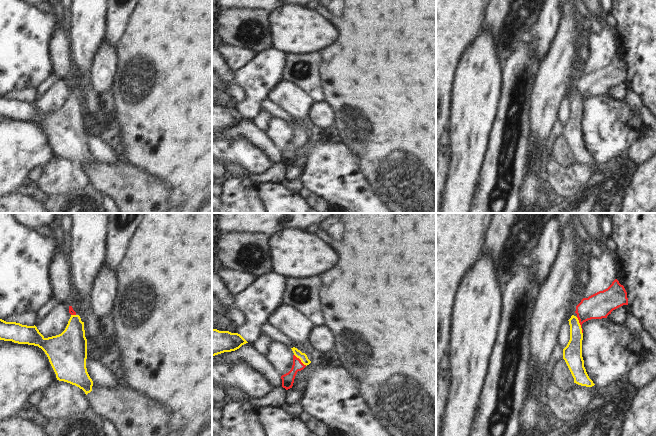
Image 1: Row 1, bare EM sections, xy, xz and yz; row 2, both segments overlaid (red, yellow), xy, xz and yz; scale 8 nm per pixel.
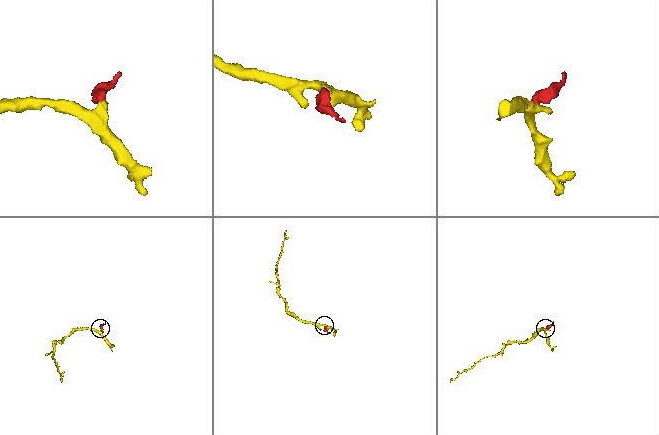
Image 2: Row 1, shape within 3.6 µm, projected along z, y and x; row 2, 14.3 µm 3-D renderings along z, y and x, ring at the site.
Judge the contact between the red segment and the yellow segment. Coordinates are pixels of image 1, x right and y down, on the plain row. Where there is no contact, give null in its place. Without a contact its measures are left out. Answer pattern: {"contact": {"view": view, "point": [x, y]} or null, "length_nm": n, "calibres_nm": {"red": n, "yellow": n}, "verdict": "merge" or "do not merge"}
{"contact": {"view": "yz", "point": [580, 100]}, "length_nm": 140, "calibres_nm": {"red": 200, "yellow": 160}, "verdict": "merge"}

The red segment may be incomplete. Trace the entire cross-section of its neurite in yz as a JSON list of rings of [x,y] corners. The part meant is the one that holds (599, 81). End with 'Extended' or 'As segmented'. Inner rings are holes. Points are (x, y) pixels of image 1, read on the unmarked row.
[[[615,55],[607,65],[599,67],[588,74],[583,74],[576,82],[575,89],[577,91],[572,91],[568,96],[570,116],[563,125],[563,135],[574,154],[574,159],[586,163],[595,161],[584,143],[582,100],[591,95],[607,94],[613,86],[623,81],[628,81],[627,68],[624,62]]]. Extended

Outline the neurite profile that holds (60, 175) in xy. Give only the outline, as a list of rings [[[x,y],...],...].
[[[56,155],[44,165],[37,182],[40,189],[49,195],[73,195],[89,182],[89,177],[82,165]]]

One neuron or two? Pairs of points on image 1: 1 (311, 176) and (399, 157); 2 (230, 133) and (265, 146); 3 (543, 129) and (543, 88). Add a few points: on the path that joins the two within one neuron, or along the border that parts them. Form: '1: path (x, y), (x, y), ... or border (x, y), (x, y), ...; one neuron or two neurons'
1: border (347, 145), (358, 157), (361, 170), (371, 186); two neurons
2: path (239, 131), (249, 131), (256, 137); one neuron
3: path (542, 119), (543, 98); one neuron

